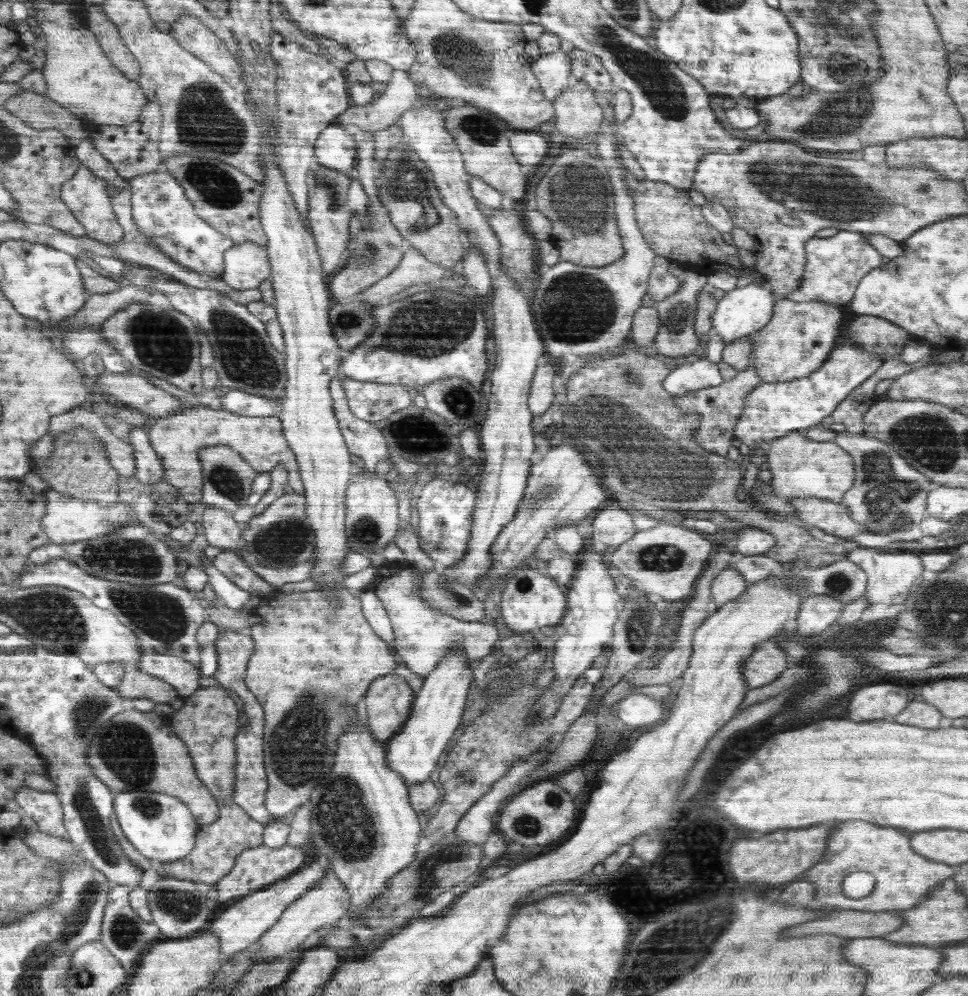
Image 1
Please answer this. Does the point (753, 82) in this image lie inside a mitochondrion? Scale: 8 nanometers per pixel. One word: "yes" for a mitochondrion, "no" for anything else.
no

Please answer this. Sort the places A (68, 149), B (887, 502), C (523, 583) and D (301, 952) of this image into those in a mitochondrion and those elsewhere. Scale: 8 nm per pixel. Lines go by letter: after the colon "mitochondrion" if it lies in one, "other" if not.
A: other
B: mitochondrion
C: mitochondrion
D: other

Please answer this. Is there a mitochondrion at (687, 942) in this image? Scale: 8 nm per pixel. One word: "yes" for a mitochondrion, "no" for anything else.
yes

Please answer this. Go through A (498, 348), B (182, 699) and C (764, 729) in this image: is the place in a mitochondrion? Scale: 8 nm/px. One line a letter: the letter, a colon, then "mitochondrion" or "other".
A: other
B: other
C: other

